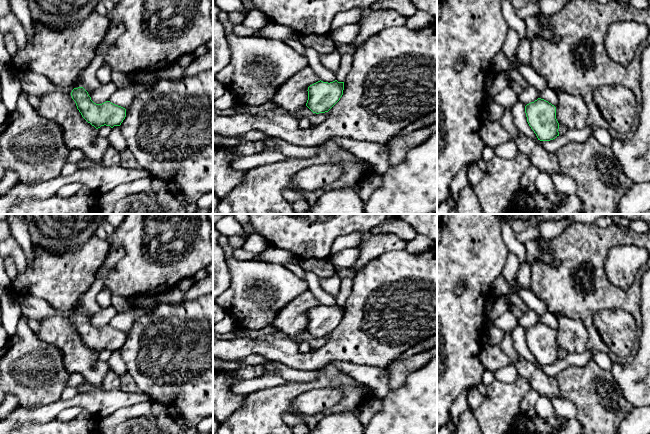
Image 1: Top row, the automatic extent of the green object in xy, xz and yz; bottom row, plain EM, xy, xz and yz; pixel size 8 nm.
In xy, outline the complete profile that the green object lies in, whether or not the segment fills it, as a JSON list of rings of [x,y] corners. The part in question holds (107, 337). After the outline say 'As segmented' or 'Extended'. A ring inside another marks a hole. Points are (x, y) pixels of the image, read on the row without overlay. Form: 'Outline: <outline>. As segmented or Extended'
Outline: [[[83,311],[74,312],[71,320],[82,341],[96,353],[104,349],[111,352],[120,350],[126,341],[126,333],[110,325],[94,327]]]. As segmented

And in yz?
Outline: [[[538,322],[525,330],[527,346],[540,365],[550,365],[559,360],[556,331]]]. As segmented

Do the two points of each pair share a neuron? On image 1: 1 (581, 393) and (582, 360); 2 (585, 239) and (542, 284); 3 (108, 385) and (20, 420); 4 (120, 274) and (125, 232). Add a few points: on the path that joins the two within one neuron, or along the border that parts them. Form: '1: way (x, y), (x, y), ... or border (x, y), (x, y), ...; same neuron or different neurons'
1: border (591, 359), (583, 366), (567, 365), (559, 373); different neurons
2: way (580, 251), (554, 277); same neuron
3: border (119, 388), (112, 390), (89, 390), (78, 393); different neurons
4: way (130, 264), (130, 242); same neuron

